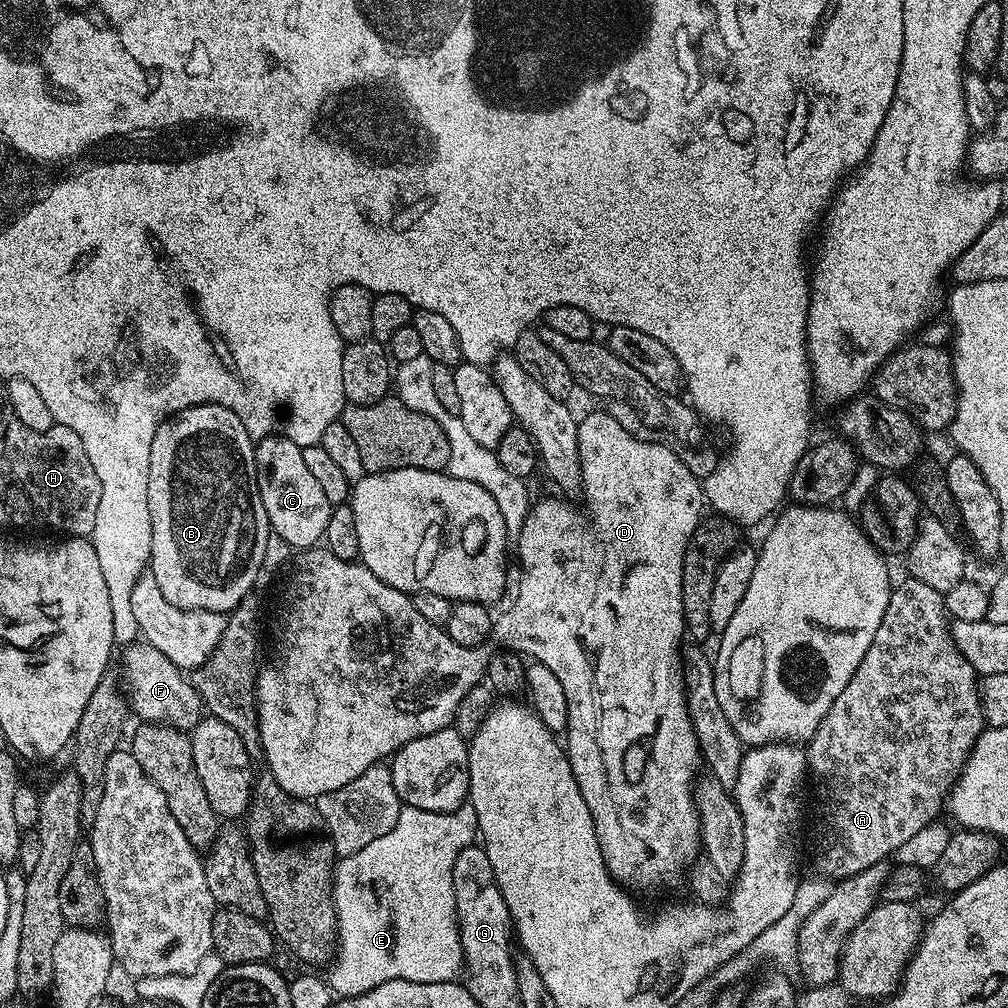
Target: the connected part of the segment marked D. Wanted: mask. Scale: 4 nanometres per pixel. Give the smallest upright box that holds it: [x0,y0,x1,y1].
[494,410,706,894]

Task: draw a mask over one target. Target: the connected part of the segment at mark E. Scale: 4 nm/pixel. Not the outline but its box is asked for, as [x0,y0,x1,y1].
[326,802,477,997]

